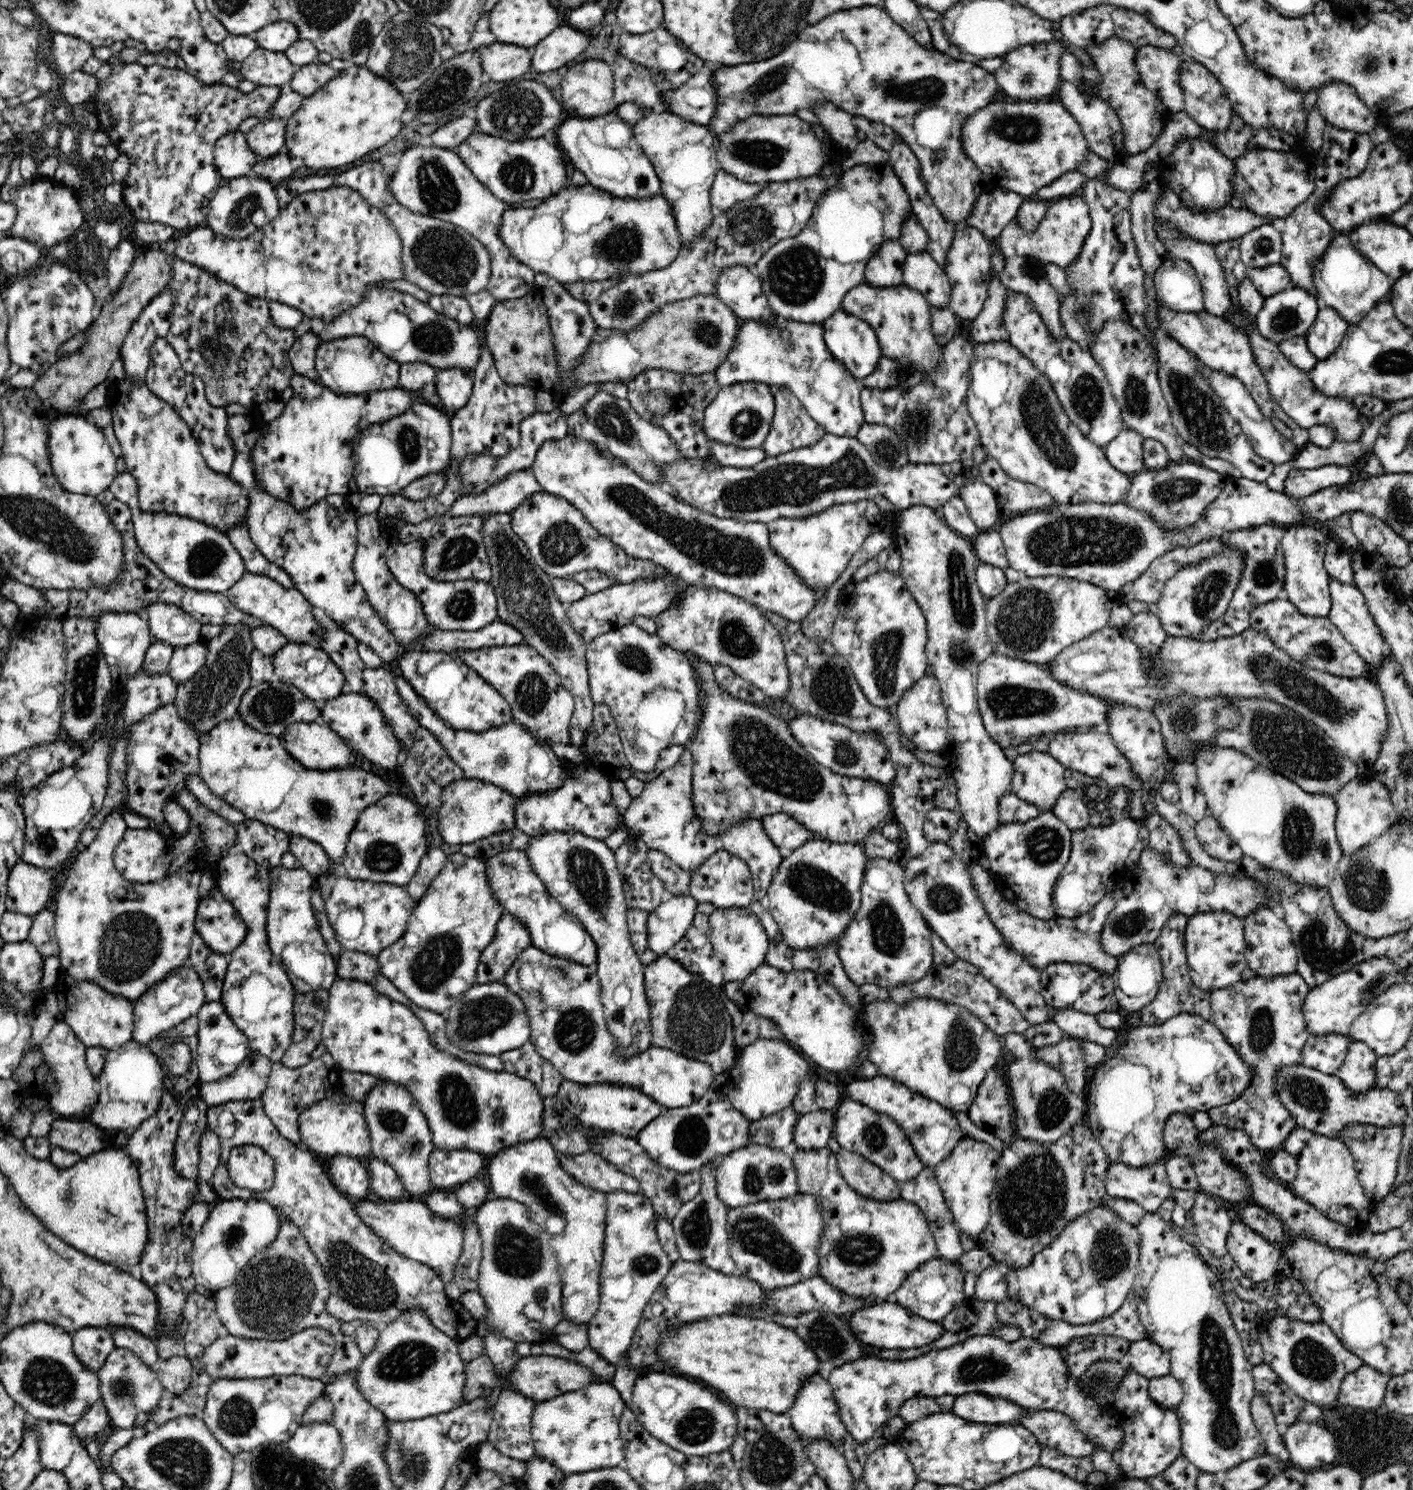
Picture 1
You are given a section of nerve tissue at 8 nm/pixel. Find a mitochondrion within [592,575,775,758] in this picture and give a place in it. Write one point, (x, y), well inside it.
(730, 642)

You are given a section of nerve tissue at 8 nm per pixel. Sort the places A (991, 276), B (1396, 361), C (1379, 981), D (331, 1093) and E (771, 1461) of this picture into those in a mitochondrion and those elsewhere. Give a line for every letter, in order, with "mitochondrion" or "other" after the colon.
A: other
B: mitochondrion
C: mitochondrion
D: other
E: mitochondrion

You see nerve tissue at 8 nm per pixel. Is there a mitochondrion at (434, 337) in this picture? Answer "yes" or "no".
yes

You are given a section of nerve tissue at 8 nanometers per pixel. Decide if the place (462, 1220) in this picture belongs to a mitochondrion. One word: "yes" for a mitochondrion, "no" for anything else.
no

